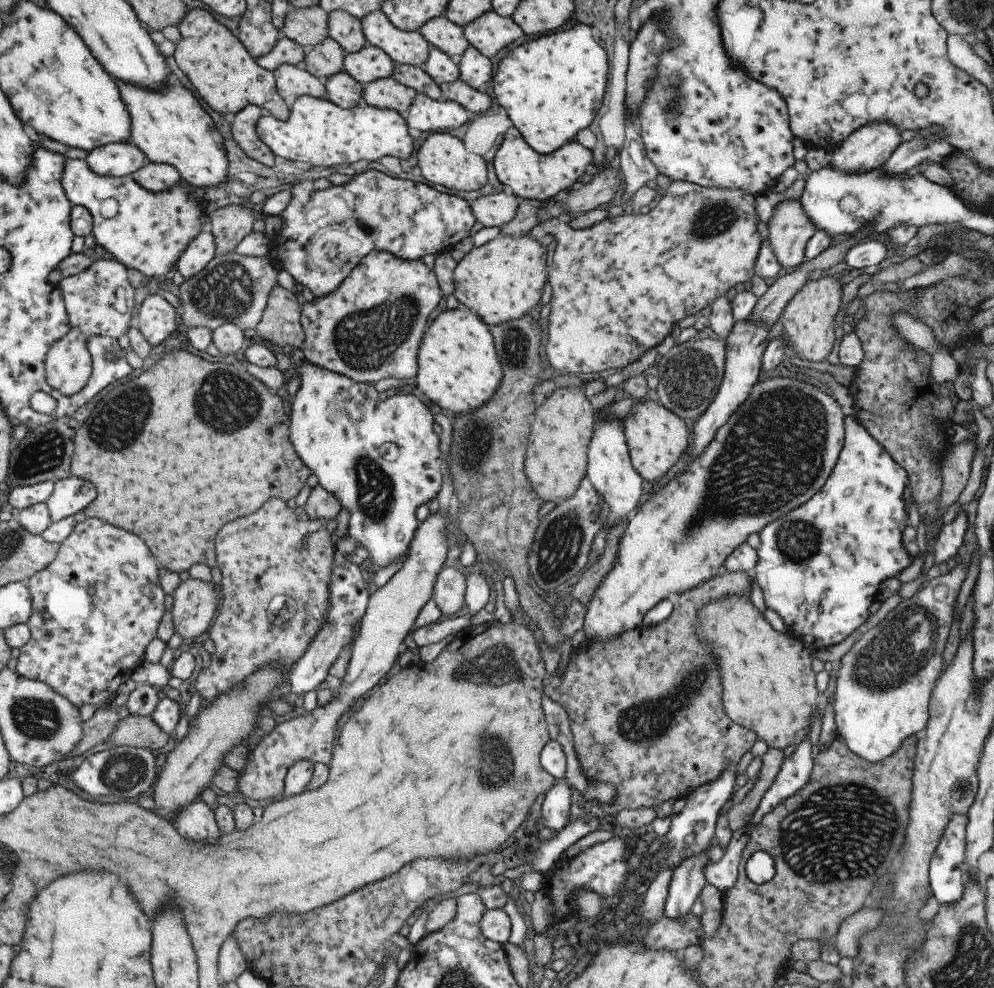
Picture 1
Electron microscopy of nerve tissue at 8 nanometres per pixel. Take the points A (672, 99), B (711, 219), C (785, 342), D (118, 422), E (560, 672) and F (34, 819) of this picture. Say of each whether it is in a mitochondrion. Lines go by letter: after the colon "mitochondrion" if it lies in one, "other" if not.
A: mitochondrion
B: mitochondrion
C: other
D: mitochondrion
E: other
F: other

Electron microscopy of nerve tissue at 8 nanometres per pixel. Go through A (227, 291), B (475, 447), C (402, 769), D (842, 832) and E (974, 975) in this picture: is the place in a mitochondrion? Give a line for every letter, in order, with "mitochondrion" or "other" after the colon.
A: mitochondrion
B: mitochondrion
C: other
D: mitochondrion
E: mitochondrion

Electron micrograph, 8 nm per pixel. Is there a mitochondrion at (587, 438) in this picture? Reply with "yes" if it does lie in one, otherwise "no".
no

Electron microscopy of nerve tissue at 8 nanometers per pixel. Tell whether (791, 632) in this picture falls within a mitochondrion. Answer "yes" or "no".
no

